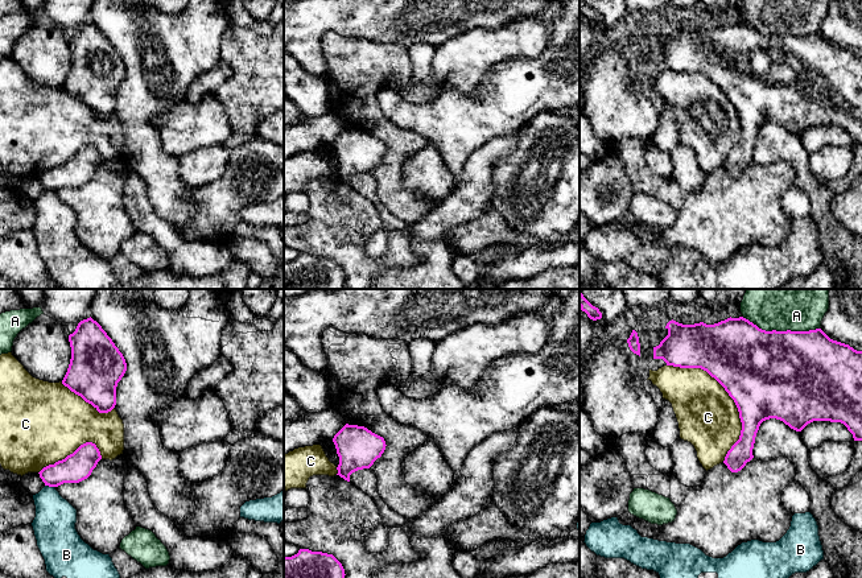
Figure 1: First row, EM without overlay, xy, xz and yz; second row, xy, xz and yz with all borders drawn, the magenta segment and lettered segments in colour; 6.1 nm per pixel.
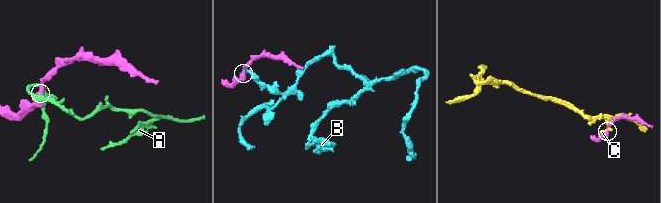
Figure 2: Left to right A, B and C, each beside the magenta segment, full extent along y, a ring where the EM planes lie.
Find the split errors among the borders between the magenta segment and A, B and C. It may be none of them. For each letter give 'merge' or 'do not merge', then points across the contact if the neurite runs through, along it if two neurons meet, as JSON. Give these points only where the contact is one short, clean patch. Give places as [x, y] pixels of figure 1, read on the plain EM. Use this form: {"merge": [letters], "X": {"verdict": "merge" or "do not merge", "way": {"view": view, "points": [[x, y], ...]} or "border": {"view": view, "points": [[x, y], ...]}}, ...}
{"merge": [], "A": {"verdict": "do not merge"}, "B": {"verdict": "do not merge", "border": {"view": "xy", "points": [[45, 189], [54, 192]]}}, "C": {"verdict": "do not merge"}}

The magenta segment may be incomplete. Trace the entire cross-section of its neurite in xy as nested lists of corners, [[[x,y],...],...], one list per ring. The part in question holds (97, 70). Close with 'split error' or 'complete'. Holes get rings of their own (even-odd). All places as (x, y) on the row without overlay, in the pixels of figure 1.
[[[91,21],[69,40],[71,63],[62,88],[99,117],[116,110],[116,91],[127,75],[123,58]]]; complete

